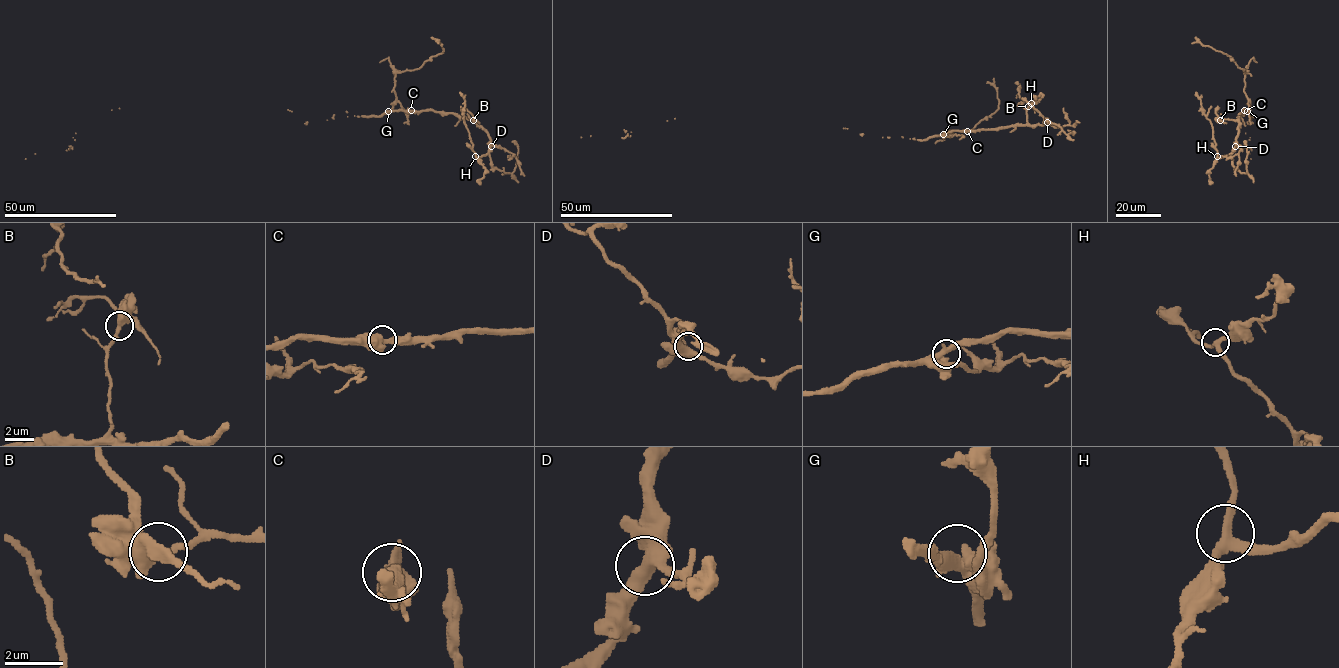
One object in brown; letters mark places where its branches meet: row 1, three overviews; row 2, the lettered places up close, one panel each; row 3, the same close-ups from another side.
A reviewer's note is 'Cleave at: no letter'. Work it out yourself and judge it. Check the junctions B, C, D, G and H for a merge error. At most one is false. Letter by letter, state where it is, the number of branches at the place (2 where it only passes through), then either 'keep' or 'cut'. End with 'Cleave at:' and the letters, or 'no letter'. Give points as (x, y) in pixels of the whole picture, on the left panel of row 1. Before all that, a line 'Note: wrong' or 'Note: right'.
Note: right
B: (473, 120) | 2 | keep
C: (411, 110) | 2 | keep
D: (491, 146) | 3 | keep
G: (388, 111) | 2 | keep
H: (475, 156) | 3 | keep
Cleave at: no letter

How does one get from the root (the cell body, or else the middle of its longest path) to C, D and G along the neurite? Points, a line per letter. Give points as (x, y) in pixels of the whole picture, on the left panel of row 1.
C: (327, 120), (334, 114), (346, 112), (357, 116), (378, 116), (392, 111), (411, 110)
D: (327, 120), (346, 112), (357, 116), (398, 110), (453, 113), (477, 122), (491, 146)
G: (327, 120), (334, 114), (346, 112), (357, 116), (378, 116), (388, 111)

